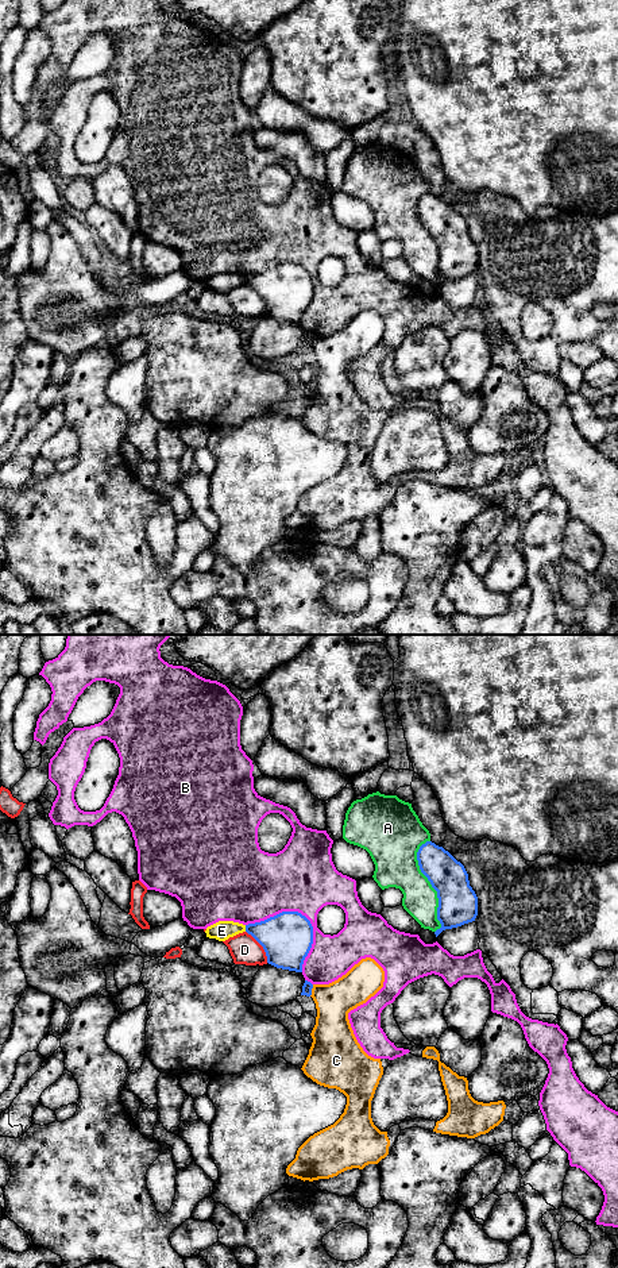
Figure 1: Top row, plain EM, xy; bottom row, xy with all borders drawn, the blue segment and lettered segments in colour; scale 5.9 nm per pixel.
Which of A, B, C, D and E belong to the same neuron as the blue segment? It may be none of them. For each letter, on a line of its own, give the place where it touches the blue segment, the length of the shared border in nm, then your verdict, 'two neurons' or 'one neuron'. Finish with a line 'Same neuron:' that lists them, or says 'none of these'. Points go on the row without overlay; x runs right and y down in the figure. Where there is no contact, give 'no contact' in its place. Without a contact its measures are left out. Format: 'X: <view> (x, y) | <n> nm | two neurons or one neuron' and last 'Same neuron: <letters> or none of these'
A: xy (432, 238) | 550 nm | two neurons
B: xy (301, 266) | 440 nm | two neurons
C: xy (311, 342) | 80 nm | two neurons
D: xy (262, 297) | 240 nm | two neurons
E: xy (246, 280) | 40 nm | two neurons
Same neuron: none of these

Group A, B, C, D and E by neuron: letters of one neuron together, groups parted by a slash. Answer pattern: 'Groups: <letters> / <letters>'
Groups: A / B / C E / D

